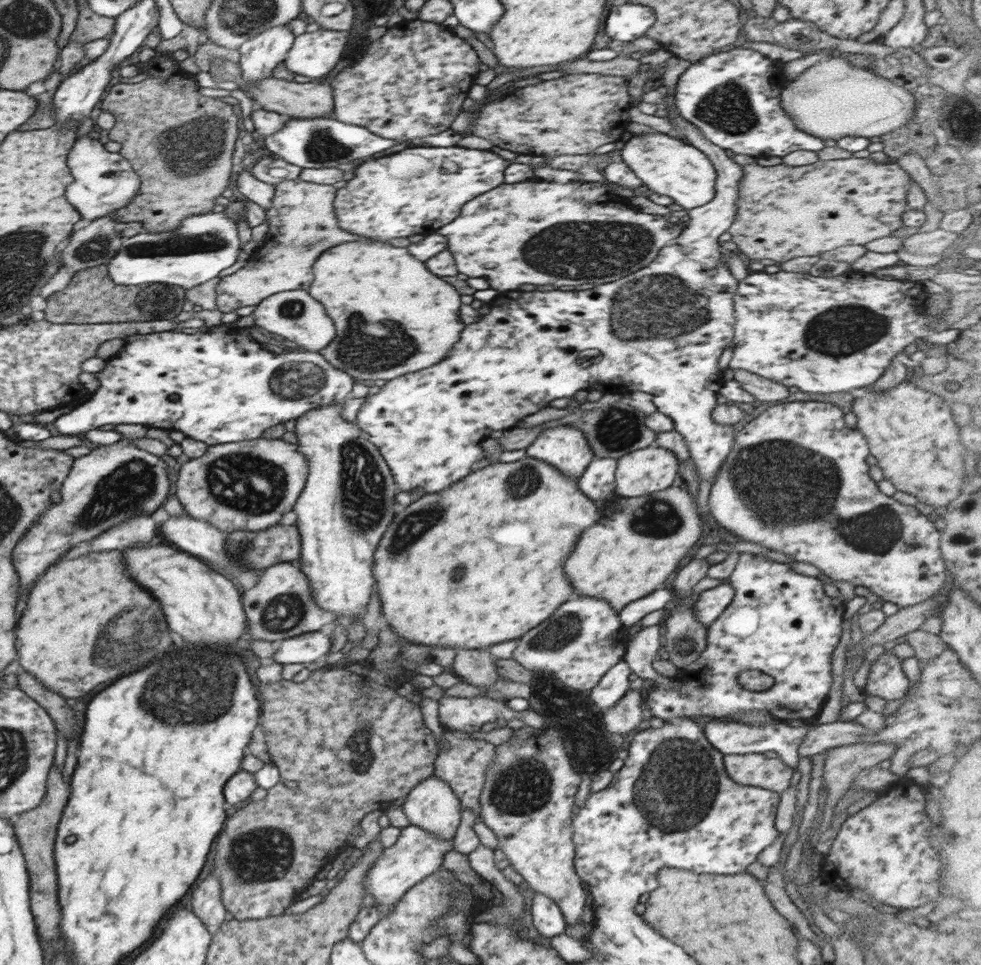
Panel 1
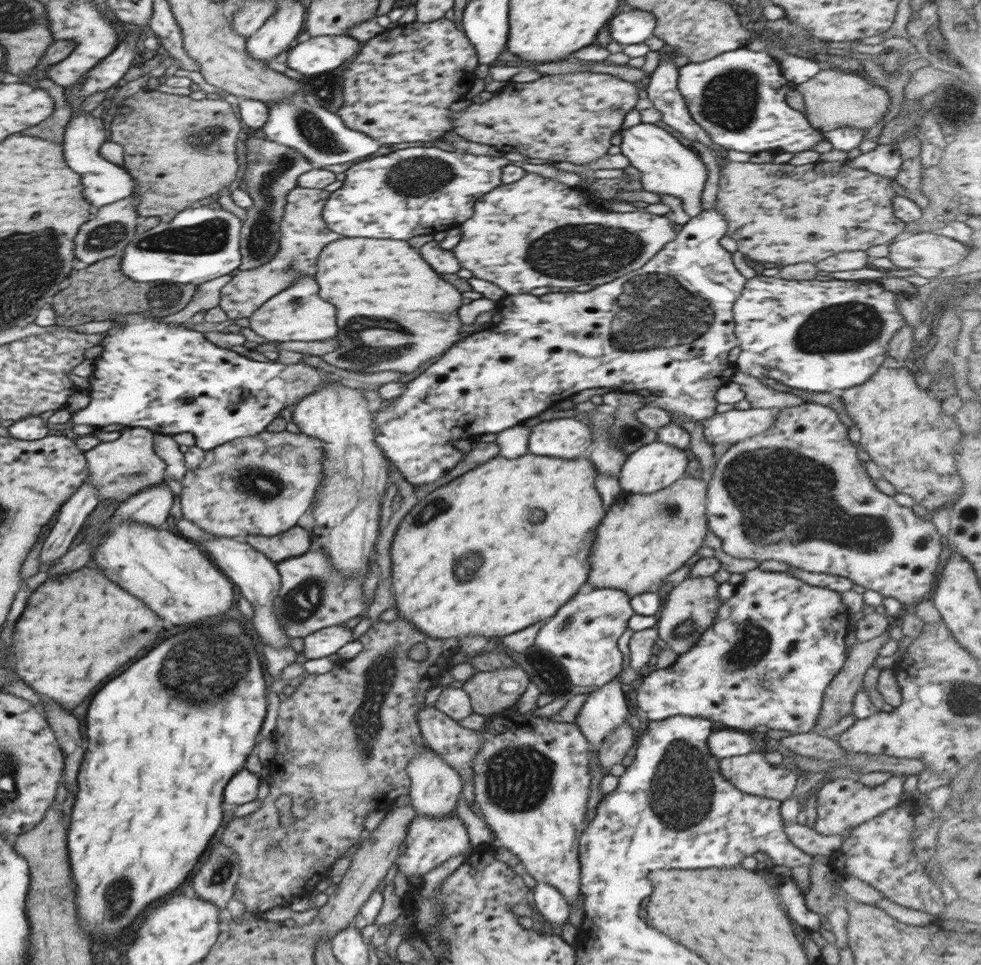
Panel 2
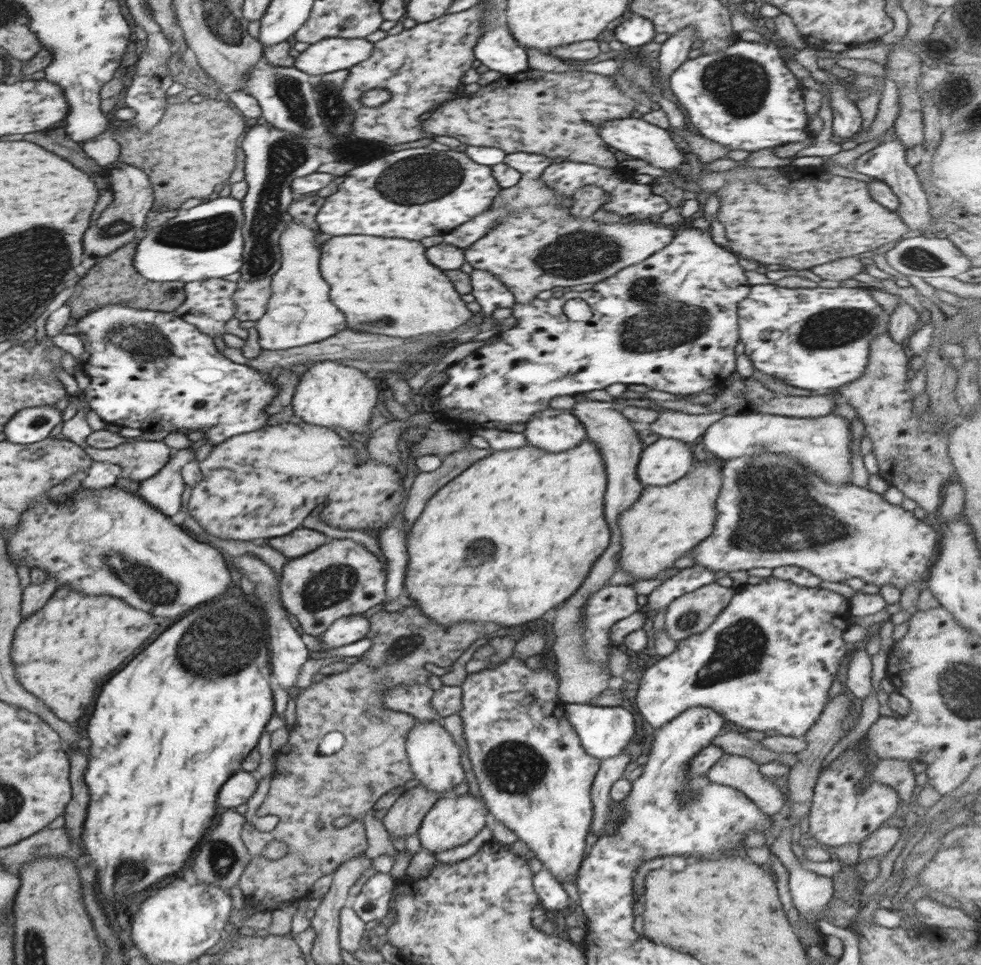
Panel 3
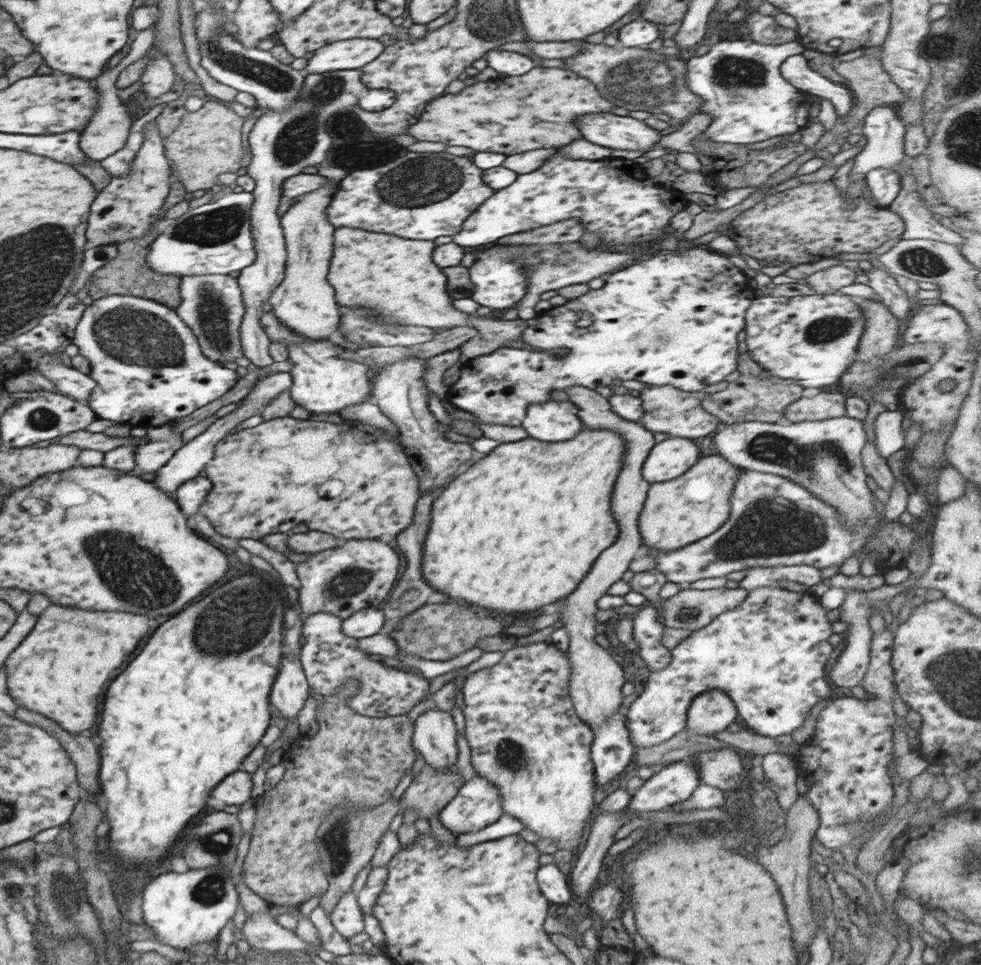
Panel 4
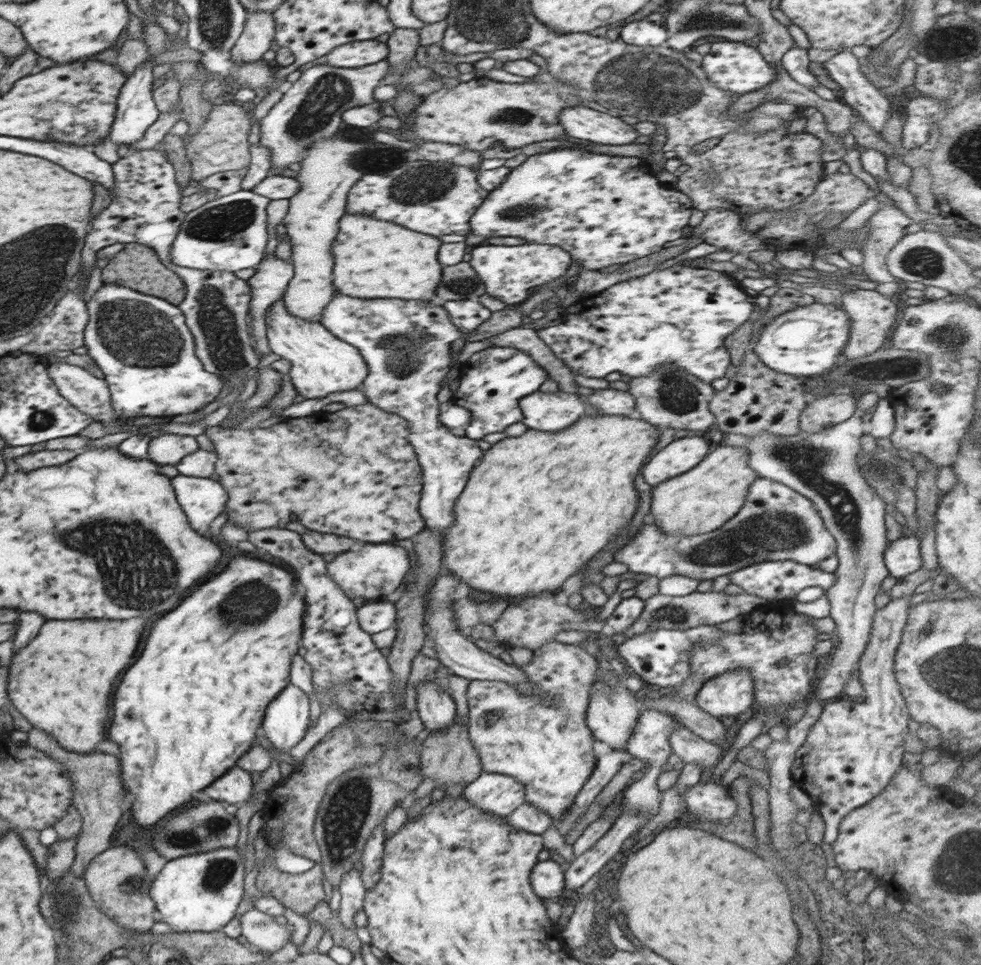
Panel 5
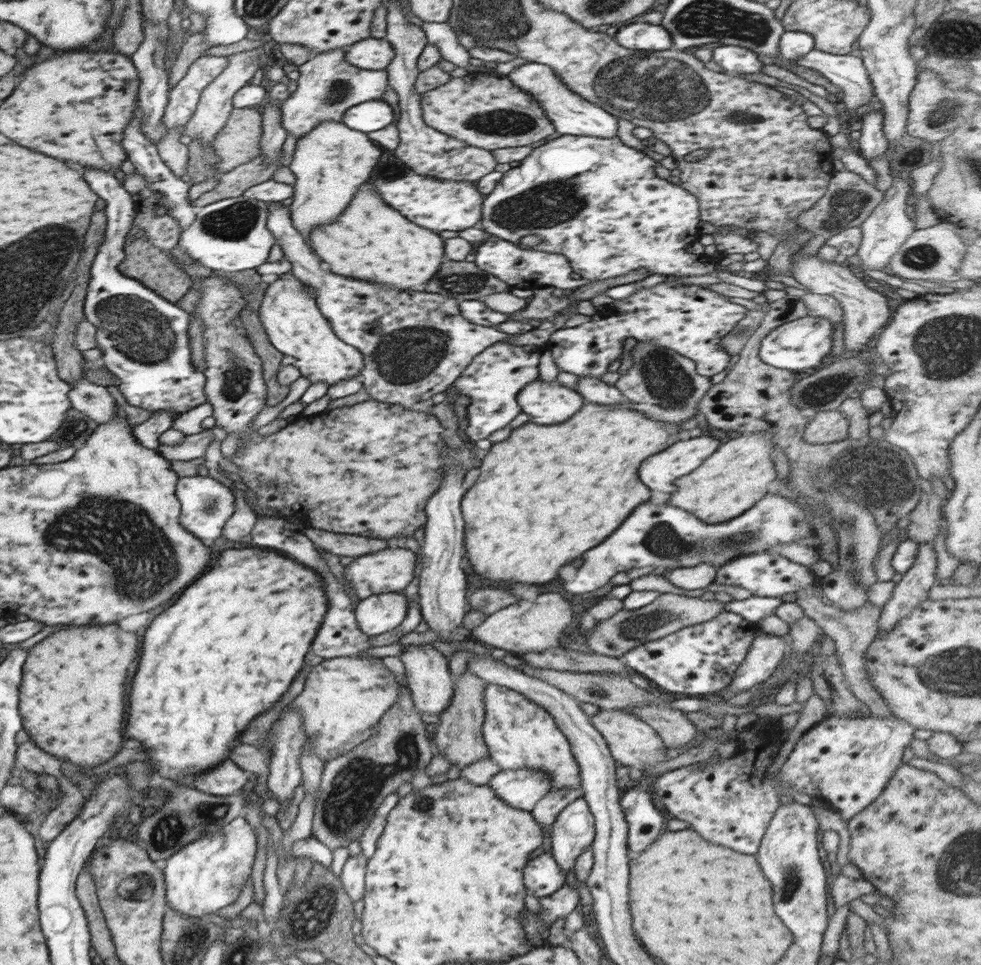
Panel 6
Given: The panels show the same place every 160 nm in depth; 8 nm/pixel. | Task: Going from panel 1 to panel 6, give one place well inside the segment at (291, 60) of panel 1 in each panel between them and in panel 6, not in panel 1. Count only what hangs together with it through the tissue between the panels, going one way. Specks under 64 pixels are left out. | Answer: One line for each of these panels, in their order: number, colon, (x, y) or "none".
2: (320, 54)
3: (331, 54)
4: (349, 54)
5: (355, 54)
6: (371, 53)

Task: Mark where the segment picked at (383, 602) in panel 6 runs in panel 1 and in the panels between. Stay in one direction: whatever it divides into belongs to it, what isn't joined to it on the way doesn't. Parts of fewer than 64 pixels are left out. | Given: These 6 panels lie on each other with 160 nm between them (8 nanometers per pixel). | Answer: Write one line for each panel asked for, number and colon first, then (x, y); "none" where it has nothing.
1: (305, 648)
2: (324, 642)
3: (348, 629)
4: (366, 622)
5: (374, 617)

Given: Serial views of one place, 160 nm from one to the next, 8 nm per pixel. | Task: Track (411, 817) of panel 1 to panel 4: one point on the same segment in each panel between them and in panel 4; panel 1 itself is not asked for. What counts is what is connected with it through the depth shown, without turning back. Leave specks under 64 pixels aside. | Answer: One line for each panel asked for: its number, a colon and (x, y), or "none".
2: (435, 789)
3: (434, 757)
4: (434, 735)

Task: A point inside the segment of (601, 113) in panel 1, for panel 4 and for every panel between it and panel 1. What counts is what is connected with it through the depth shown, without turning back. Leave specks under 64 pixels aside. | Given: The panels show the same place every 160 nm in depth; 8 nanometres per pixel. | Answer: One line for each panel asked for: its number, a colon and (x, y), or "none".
2: (575, 118)
3: (548, 113)
4: (539, 110)

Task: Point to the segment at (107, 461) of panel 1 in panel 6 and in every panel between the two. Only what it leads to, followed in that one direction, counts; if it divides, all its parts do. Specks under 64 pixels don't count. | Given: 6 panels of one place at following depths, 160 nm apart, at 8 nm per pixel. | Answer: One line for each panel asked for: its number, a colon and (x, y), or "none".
2: (121, 468)
3: (139, 459)
4: (163, 443)
5: (165, 449)
6: (193, 446)

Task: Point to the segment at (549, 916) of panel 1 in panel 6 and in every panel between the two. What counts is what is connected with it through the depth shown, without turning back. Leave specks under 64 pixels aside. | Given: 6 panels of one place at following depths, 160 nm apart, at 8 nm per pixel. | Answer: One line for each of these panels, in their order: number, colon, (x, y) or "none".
2: (551, 903)
3: (551, 894)
4: (553, 884)
5: (547, 878)
6: (542, 876)

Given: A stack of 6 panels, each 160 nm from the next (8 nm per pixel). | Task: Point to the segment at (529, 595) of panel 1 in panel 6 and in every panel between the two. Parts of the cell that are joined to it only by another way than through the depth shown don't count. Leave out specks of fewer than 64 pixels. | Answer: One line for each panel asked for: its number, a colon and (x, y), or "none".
2: (511, 572)
3: (540, 515)
4: (520, 529)
5: (539, 506)
6: (547, 494)

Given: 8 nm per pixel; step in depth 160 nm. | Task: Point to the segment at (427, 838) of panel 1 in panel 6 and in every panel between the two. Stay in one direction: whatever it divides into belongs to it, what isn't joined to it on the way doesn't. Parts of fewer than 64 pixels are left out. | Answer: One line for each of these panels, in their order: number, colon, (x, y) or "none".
2: (431, 840)
3: (454, 820)
4: (477, 805)
5: (498, 794)
6: (521, 789)

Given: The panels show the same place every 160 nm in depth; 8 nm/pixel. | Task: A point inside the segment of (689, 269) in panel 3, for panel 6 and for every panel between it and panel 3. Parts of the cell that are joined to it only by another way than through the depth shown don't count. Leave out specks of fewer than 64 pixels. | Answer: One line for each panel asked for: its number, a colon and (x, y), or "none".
4: (695, 345)
5: (682, 316)
6: (693, 321)

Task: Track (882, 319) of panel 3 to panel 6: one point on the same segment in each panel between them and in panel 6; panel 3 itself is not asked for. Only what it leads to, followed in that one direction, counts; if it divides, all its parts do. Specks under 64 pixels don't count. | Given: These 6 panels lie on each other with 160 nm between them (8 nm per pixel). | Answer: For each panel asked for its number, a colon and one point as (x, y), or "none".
4: (812, 340)
5: (805, 342)
6: (803, 343)

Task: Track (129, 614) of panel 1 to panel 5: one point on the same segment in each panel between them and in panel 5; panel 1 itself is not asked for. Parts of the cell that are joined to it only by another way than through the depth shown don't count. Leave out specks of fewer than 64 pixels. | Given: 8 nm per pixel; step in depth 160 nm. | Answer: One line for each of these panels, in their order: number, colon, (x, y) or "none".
2: (75, 631)
3: (63, 654)
4: (60, 670)
5: (62, 686)

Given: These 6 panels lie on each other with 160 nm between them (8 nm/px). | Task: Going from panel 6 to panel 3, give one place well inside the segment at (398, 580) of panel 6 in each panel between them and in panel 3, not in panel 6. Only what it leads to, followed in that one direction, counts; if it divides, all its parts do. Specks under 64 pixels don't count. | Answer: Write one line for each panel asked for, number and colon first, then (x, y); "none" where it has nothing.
3: (342, 578)
4: (359, 574)
5: (372, 572)

